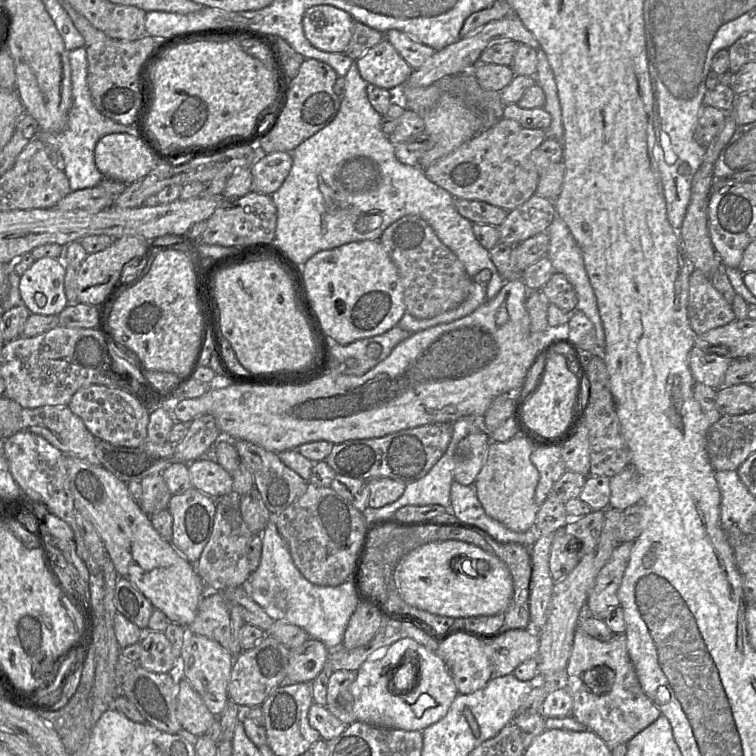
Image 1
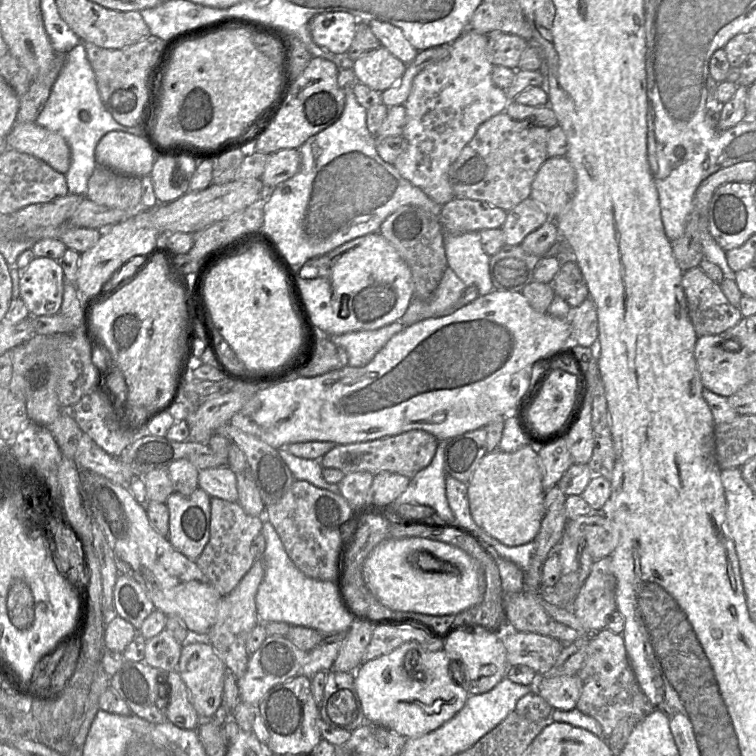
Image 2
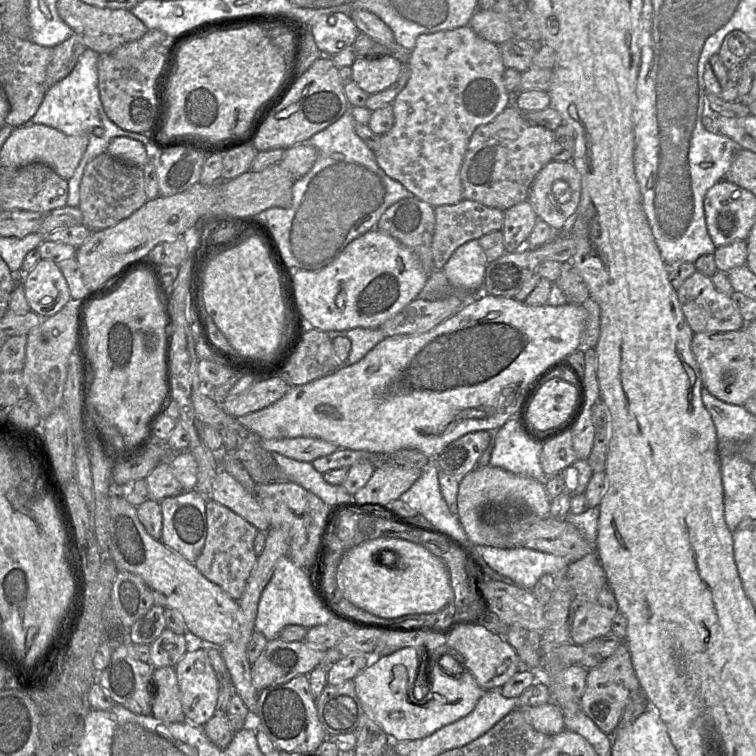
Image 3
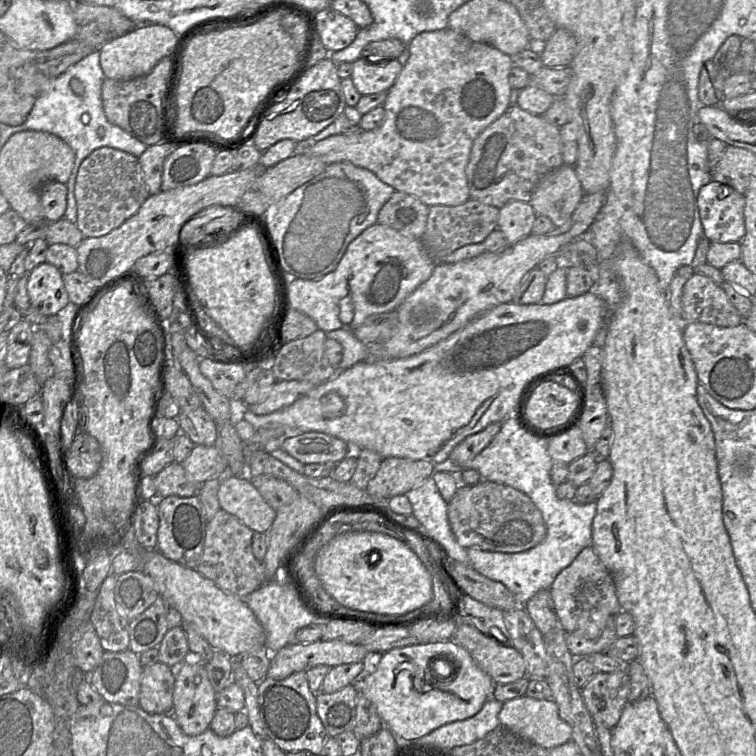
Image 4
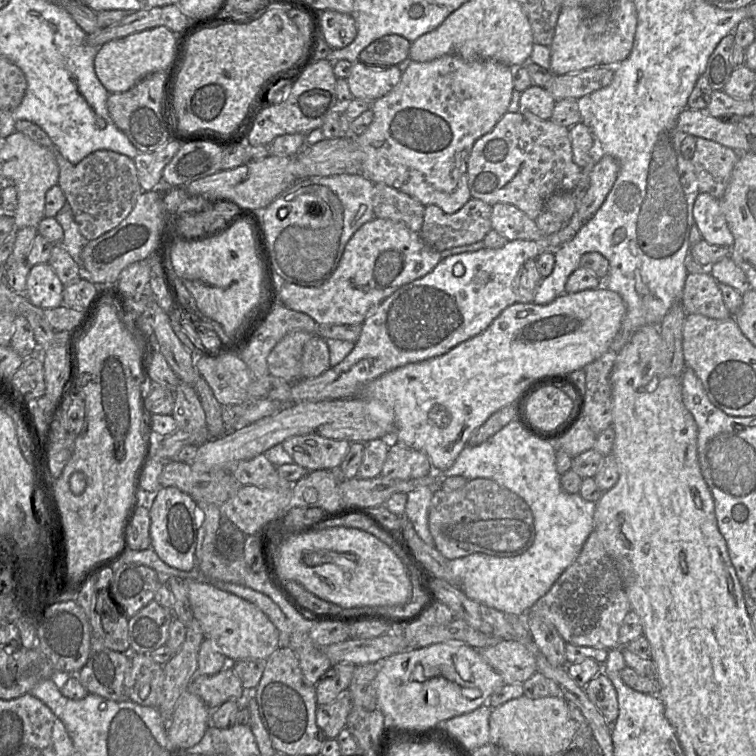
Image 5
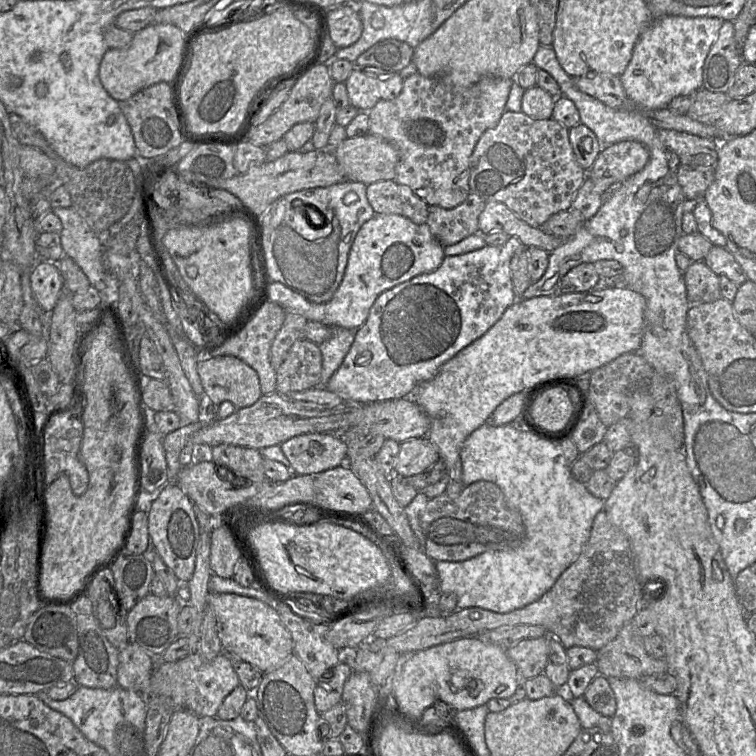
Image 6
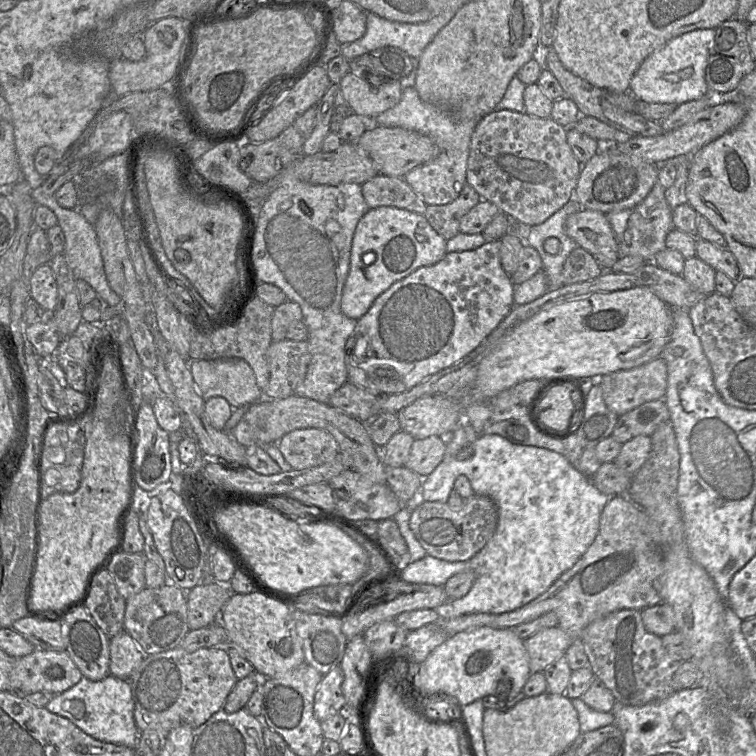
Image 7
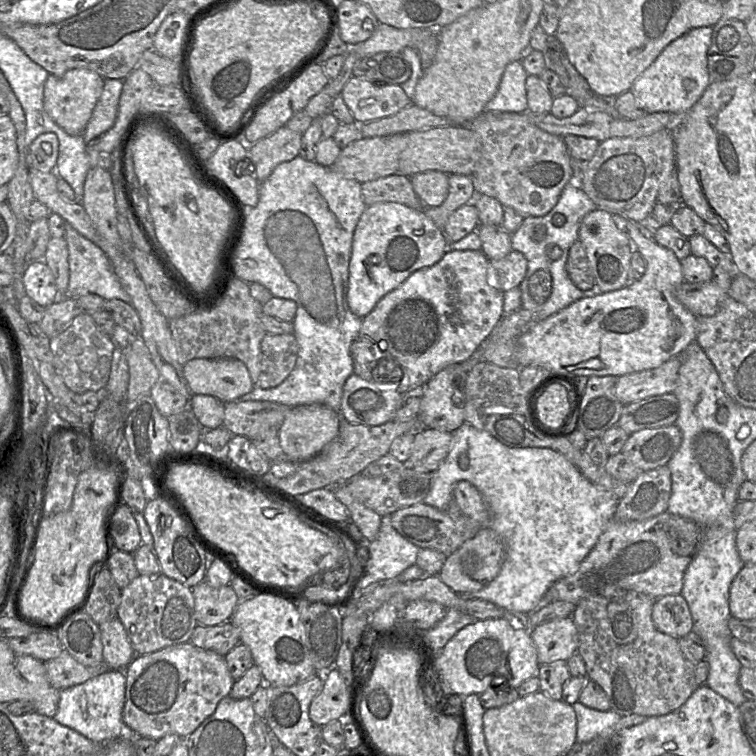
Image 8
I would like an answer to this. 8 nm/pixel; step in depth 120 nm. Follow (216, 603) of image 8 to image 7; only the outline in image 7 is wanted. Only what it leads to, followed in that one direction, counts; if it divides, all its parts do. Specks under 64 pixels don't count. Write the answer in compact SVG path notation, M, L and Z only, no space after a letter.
M200 582L191 590L184 590L187 599L187 621L190 630L197 630L214 623L219 619L219 612L224 604L234 593L231 590L230 582L212 582L202 583Z

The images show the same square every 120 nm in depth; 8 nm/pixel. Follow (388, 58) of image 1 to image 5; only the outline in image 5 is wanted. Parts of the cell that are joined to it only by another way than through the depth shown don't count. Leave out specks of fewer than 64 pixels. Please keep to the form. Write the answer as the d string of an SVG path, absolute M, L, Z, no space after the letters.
M358 60L353 63L347 82L354 98L375 101L389 93L399 83L401 76L398 65L374 71Z

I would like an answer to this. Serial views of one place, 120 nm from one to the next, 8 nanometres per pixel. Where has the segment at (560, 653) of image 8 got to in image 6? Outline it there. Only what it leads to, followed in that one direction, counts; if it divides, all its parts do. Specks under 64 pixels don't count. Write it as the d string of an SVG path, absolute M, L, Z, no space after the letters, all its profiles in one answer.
M547 633L538 638L520 640L506 649L522 681L544 672L549 655L549 636L552 635Z

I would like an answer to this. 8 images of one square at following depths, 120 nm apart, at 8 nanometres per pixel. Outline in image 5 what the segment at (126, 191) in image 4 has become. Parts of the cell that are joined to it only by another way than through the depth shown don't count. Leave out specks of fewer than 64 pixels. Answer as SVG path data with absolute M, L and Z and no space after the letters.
M18 120L15 131L27 135L54 154L59 168L58 186L70 204L81 234L87 240L97 239L117 227L130 214L138 197L144 192L138 180L134 159L111 150L98 150L73 165L37 124L28 120Z

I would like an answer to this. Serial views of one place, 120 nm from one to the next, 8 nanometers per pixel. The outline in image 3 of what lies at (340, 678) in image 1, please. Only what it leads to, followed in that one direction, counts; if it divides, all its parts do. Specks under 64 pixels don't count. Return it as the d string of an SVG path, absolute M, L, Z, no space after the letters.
M353 680L340 685L326 684L316 700L318 718L327 734L354 732L363 715L363 706Z

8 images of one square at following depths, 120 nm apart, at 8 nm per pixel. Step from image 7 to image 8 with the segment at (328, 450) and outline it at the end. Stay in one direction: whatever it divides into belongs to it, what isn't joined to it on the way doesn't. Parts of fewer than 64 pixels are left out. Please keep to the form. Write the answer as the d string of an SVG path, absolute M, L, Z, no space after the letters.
M322 404L291 407L279 430L281 448L289 461L306 462L317 456L339 433L341 416L339 412Z

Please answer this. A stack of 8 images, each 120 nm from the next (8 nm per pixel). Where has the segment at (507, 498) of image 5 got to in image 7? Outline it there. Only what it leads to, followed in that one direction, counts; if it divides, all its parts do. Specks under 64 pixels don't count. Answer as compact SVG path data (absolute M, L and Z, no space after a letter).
M473 494L464 499L464 505L458 511L439 501L425 501L419 504L411 513L409 527L427 554L447 561L463 561L474 556L486 545L496 530L497 522L497 503L488 495Z

